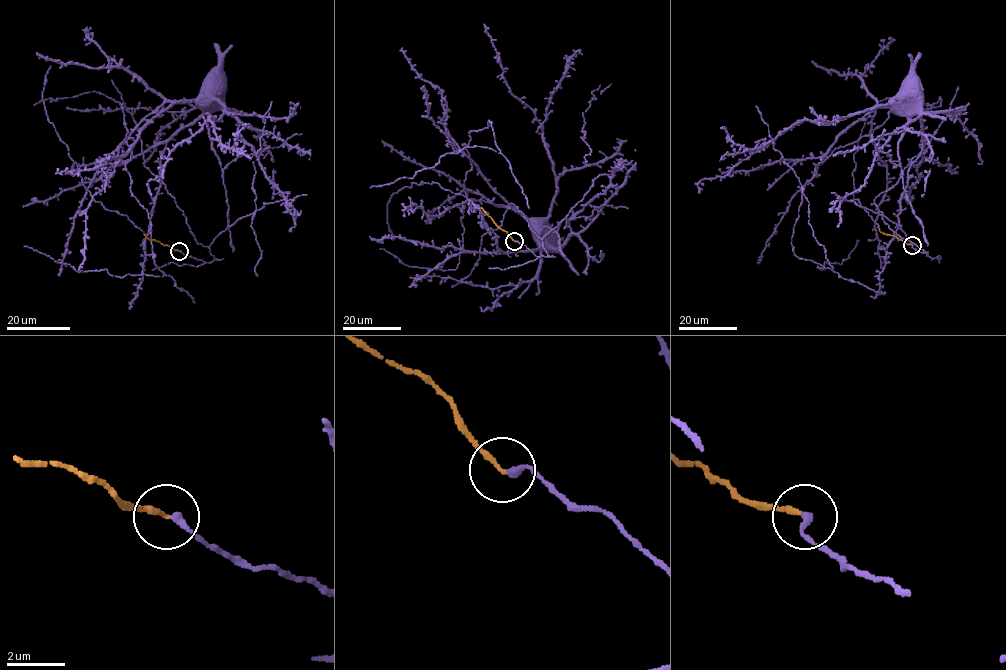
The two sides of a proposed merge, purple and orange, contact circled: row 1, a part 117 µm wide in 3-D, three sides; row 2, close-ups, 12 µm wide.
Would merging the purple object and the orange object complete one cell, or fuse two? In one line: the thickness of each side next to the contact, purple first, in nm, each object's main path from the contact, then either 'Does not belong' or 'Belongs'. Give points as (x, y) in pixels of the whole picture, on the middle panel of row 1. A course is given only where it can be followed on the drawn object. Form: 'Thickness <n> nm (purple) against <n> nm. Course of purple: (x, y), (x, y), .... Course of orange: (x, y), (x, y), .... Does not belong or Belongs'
Thickness 240 nm (purple) against 180 nm. Course of purple: (514, 241), (547, 255), (511, 202), (501, 224), (481, 237), (480, 251), (533, 251), (541, 235). Course of orange: (514, 241), (481, 207). Belongs

